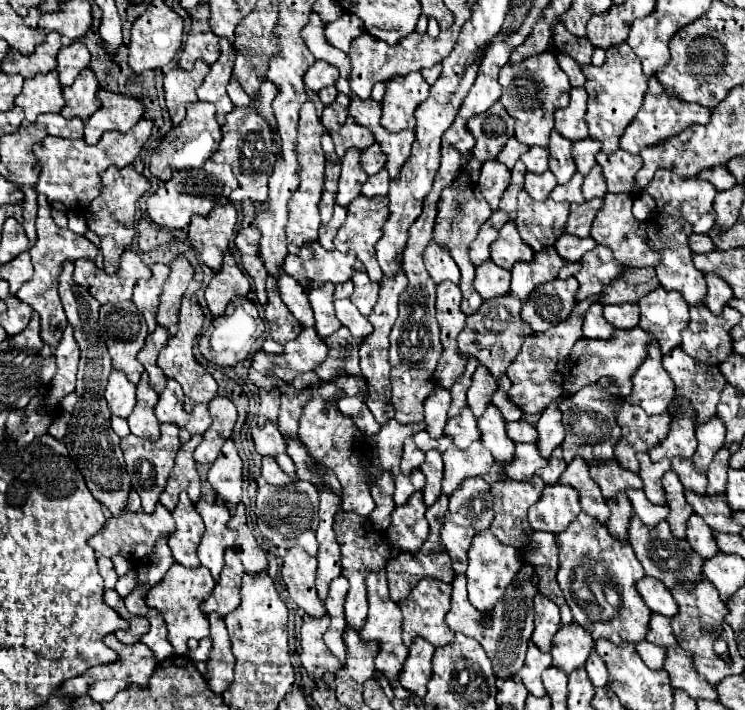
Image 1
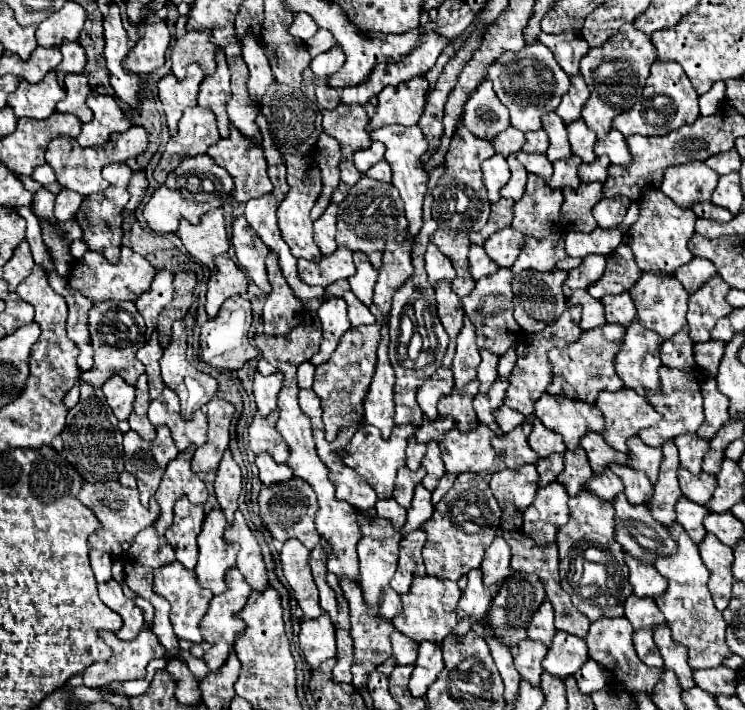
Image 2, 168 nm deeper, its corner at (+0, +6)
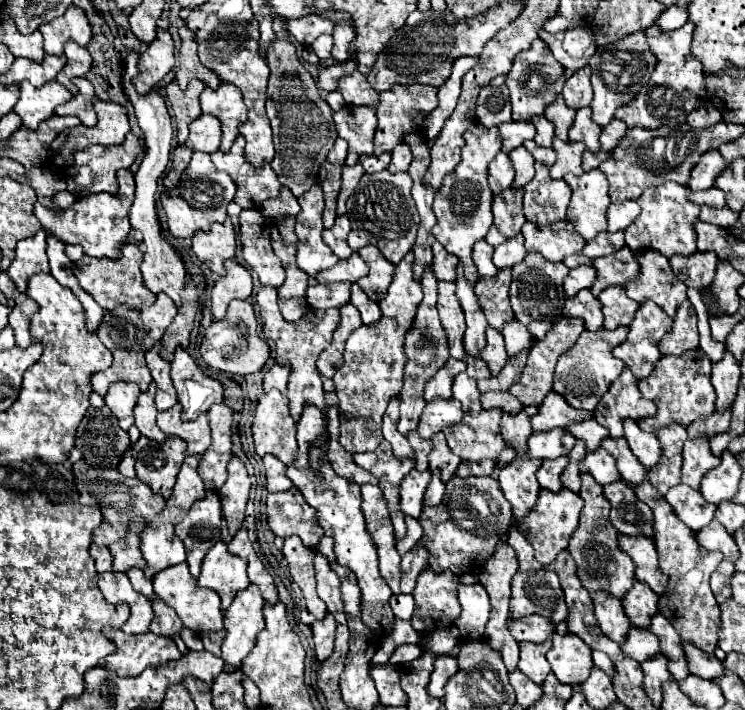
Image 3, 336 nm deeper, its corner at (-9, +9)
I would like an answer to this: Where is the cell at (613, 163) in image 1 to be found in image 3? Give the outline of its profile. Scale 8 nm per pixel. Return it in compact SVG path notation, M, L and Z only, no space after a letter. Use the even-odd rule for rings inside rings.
M613 118L613 120L603 128L603 132L601 132L601 150L603 150L603 152L615 150L615 146L621 142L621 138L623 138L625 132L627 132L625 122Z

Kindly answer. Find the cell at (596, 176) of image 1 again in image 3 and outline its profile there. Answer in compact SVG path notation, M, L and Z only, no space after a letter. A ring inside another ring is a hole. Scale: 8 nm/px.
M585 150L585 154L583 154L583 170L587 172L587 170L593 170L593 168L597 168L601 162L605 162L607 158L611 158L611 154L593 154L593 152L589 152L589 150Z

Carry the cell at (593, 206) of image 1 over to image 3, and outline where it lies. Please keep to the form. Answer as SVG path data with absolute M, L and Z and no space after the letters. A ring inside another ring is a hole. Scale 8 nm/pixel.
M589 170L581 176L567 174L565 182L573 190L567 220L585 240L593 240L599 232L607 230L605 210L611 204L607 178L601 170Z

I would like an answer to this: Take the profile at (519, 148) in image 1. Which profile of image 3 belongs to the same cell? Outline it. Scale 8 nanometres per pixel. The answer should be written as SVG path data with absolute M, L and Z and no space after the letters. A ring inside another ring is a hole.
M505 122L499 126L499 132L503 136L503 152L507 154L525 140L535 138L535 126L531 122Z

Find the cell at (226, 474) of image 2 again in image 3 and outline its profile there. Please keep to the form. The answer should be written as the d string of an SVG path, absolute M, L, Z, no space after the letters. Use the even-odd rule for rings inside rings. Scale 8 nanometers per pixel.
M233 456L229 466L227 466L227 482L219 490L221 506L229 524L231 536L241 528L243 518L245 518L245 504L249 498L249 488L251 488L251 478L243 466L243 462Z

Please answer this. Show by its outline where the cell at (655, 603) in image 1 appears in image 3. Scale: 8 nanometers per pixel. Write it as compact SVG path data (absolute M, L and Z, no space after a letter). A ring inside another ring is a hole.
M619 536L619 548L625 550L633 558L633 562L637 566L637 570L635 570L637 580L647 584L653 592L663 594L667 588L667 576L657 566L655 542L645 536L637 536L637 538Z

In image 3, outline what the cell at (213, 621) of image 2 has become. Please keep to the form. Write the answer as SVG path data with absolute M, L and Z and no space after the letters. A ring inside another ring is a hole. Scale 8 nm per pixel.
M255 584L239 590L231 606L223 612L223 626L227 634L221 644L221 658L225 662L225 672L233 672L255 648L255 638L265 626L263 596Z

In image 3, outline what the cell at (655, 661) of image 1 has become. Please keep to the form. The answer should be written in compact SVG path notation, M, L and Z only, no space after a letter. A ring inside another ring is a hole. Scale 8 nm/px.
M635 628L629 630L627 634L627 642L621 646L621 650L637 660L637 662L647 662L647 658L655 658L655 654L659 654L659 640L655 638L655 634L651 634L645 628Z

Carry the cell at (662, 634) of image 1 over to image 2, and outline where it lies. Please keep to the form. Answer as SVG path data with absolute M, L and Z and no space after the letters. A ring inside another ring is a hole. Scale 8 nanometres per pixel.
M630 595L624 603L624 617L632 623L634 629L652 629L654 625L666 625L662 611L650 597L636 597Z

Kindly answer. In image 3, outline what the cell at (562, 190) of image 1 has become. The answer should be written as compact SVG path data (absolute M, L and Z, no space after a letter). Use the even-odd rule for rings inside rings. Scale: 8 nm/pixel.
M559 138L553 140L553 150L557 154L555 164L551 166L551 178L563 178L567 172L583 174L581 156L585 152L583 142L561 142Z

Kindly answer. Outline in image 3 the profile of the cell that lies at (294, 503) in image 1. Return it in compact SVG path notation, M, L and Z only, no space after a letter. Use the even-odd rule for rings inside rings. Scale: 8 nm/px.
M295 488L267 496L267 520L275 536L287 538L295 534L309 548L317 548L323 538L323 528L315 522L315 510Z

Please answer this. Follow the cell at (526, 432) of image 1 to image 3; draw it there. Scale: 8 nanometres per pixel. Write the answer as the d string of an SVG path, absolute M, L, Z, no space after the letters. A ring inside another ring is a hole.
M487 392L481 396L483 408L499 408L505 414L519 414L523 404L519 404L509 392Z

